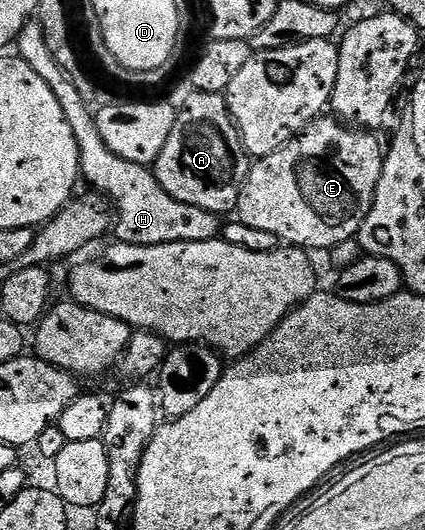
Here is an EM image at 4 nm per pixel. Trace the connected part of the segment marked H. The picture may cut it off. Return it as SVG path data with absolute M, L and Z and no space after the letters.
M30 21L17 34L16 47L16 58L21 59L27 65L31 65L31 69L35 69L35 73L39 73L39 77L43 77L43 81L47 81L47 85L51 89L51 93L55 93L59 105L63 105L63 117L67 121L67 125L71 125L71 133L75 133L75 141L79 145L79 157L81 158L80 178L84 182L86 179L93 186L90 188L111 204L112 210L115 212L116 242L150 247L151 245L167 245L168 243L211 241L222 234L222 216L211 213L207 209L199 209L199 205L183 205L183 201L175 201L175 197L171 197L171 193L167 193L163 189L163 185L159 185L157 176L153 174L149 167L127 161L123 157L111 153L111 149L107 149L107 145L103 145L103 137L99 137L99 129L97 128L94 112L83 101L79 89L75 89L73 78L67 73L63 73L59 61L55 61L55 57L51 57L51 51L47 49L47 37L43 37L43 29L40 23Z

